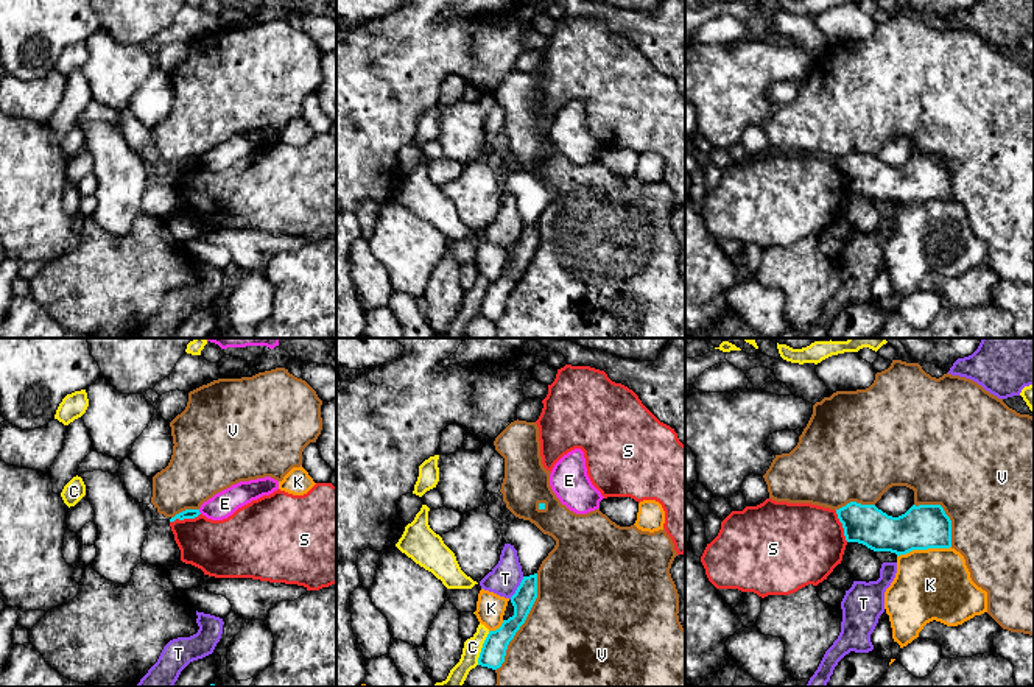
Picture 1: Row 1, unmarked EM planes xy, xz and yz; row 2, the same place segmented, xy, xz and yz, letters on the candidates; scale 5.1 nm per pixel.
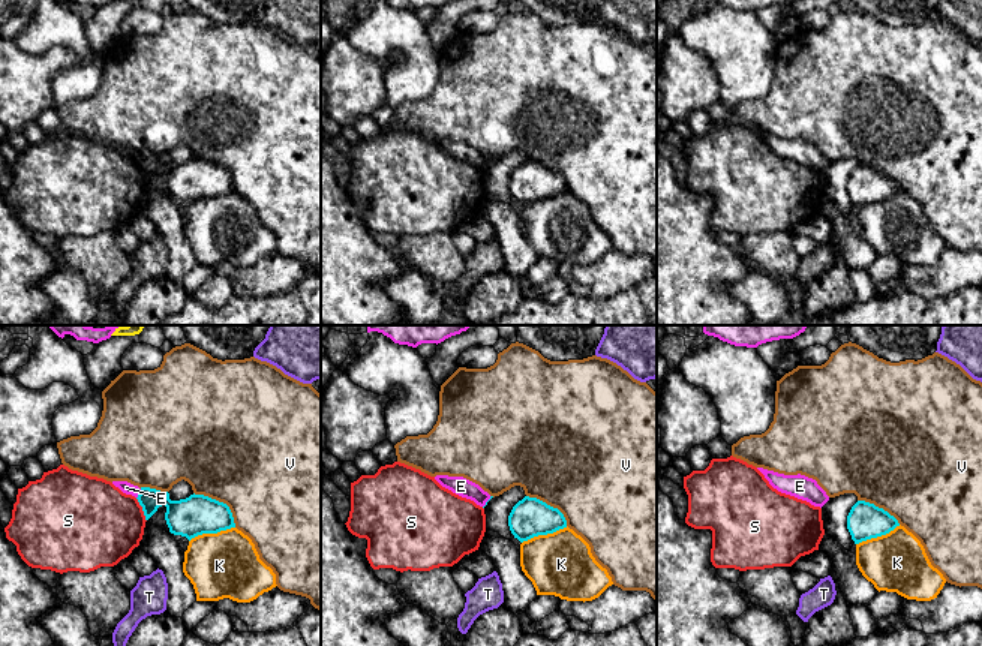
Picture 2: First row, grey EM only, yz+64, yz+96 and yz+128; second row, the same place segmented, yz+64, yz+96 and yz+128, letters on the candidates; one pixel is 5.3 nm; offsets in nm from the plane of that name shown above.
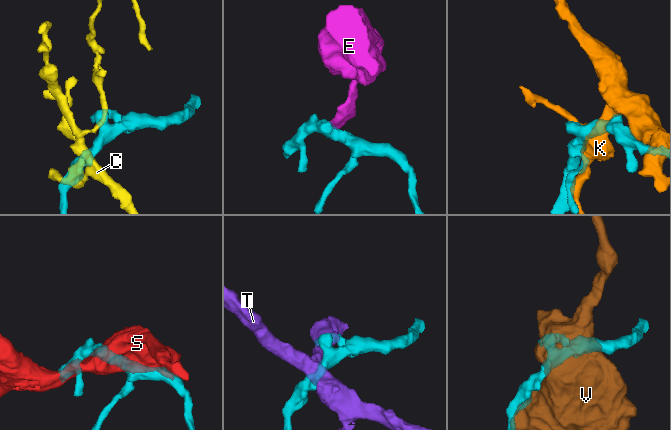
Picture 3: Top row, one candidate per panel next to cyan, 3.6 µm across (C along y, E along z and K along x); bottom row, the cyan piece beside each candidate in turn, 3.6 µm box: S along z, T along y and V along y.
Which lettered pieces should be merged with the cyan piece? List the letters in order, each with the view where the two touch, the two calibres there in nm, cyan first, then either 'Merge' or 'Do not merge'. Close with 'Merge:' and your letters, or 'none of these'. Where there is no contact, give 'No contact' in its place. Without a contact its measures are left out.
C: Touches cyan in xz. Thickness 130 nm (cyan) against 100 nm. Do not merge
E: Touches cyan in xy. Thickness 50 nm (cyan) against 140 nm. Do not merge
K: Touches cyan in yz. Thickness 220 nm (cyan) against 360 nm. Do not merge
S: Touches cyan in xy. Thickness 50 nm (cyan) against 300 nm. Do not merge
T: Touches cyan in xz. Thickness 120 nm (cyan) against 160 nm. Do not merge
V: Touches cyan in xz. Thickness 130 nm (cyan) against 500 nm. Do not merge
Merge: none of these

